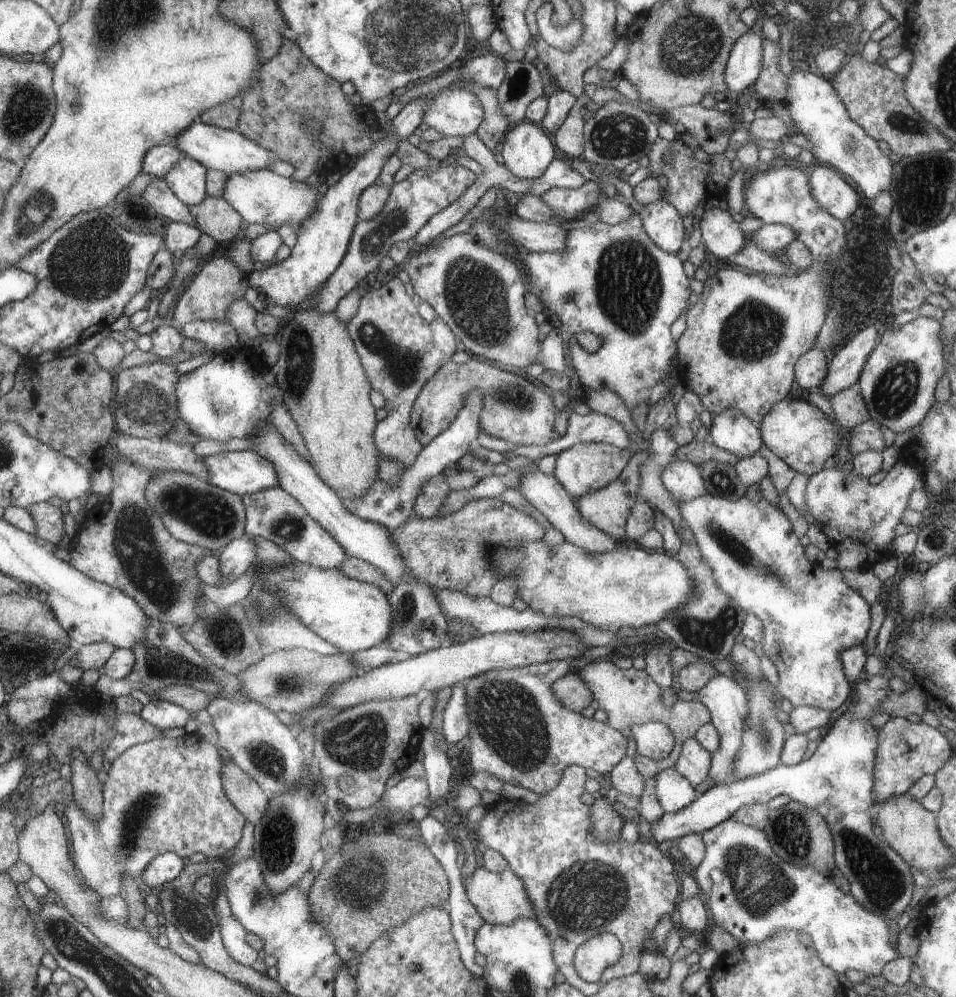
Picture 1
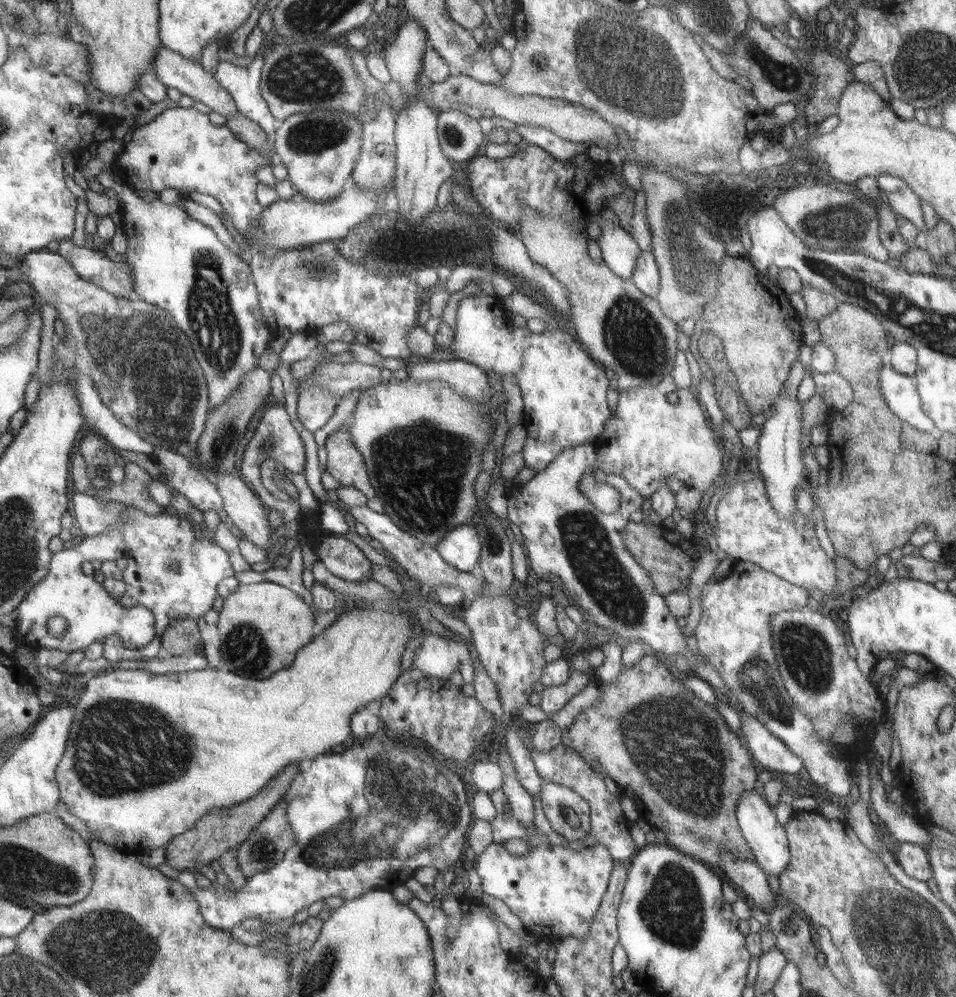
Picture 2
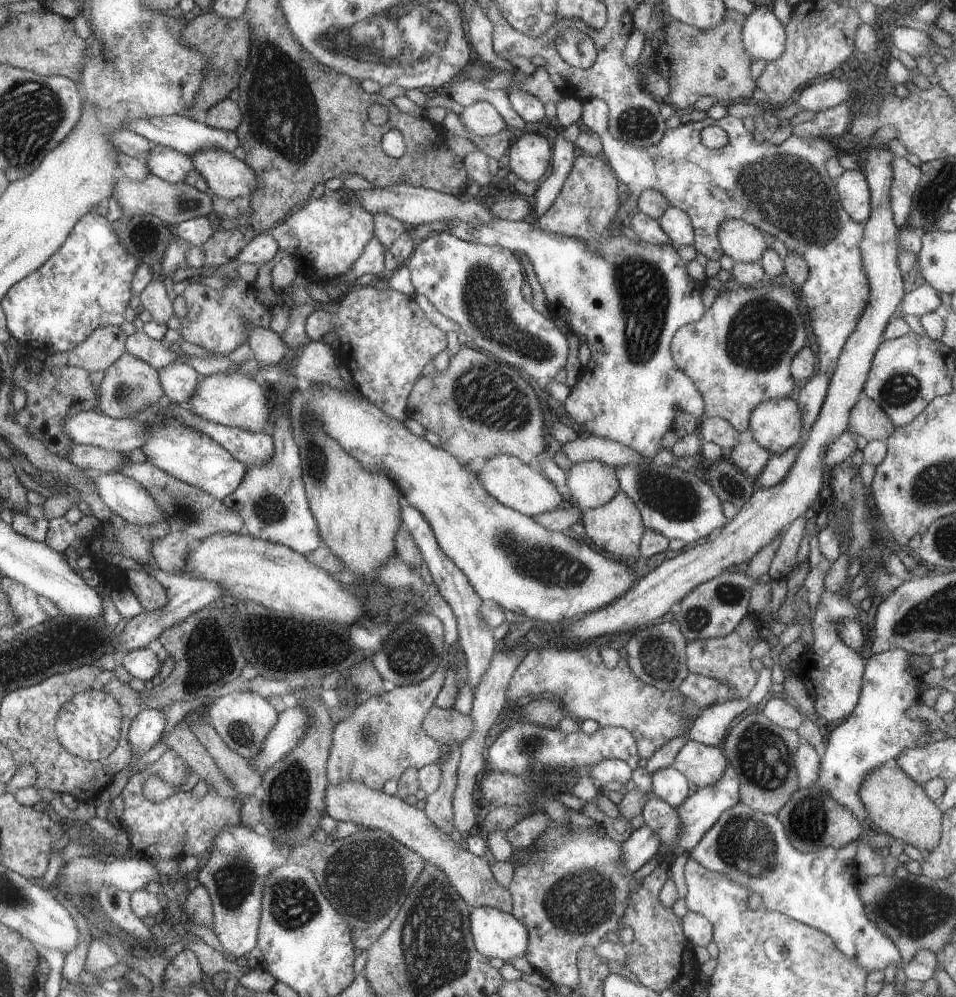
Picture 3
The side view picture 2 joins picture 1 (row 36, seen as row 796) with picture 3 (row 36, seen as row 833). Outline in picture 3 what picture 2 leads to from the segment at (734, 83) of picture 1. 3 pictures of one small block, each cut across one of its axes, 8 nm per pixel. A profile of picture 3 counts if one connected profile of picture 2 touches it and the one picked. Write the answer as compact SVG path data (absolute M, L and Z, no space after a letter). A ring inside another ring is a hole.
M756 5L746 17L743 38L754 61L770 62L785 53L788 32L770 6Z

